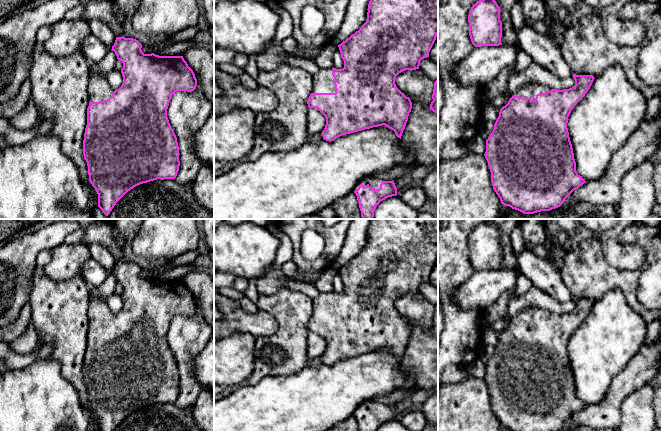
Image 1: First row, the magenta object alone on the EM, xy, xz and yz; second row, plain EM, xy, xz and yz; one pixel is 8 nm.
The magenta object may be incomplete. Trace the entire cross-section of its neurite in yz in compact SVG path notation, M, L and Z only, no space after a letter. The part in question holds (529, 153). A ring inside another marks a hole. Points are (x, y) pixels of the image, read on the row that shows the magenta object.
M572 75L575 85L556 90L543 84L527 83L500 109L494 129L486 140L484 154L494 191L503 205L524 214L550 211L586 181L577 173L567 128L574 106L590 89L594 76Z

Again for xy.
M125 37L116 38L115 43L112 46L111 50L115 52L117 59L123 63L123 68L121 69L121 73L123 76L123 83L119 89L114 91L108 84L106 76L102 76L102 75L97 76L94 74L93 71L91 72L88 82L87 91L89 94L89 106L87 108L87 125L85 128L84 140L83 140L83 155L88 166L89 181L98 194L98 207L107 216L110 214L116 203L128 191L130 191L134 187L157 179L164 180L164 179L176 178L180 166L180 161L179 161L180 153L179 153L177 137L167 117L167 109L171 97L175 92L177 91L192 92L196 89L197 86L197 79L195 77L195 74L193 70L188 66L183 56L159 56L154 53L144 54L141 48L142 48L142 44L136 39L125 38Z

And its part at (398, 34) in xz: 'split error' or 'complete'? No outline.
split error

